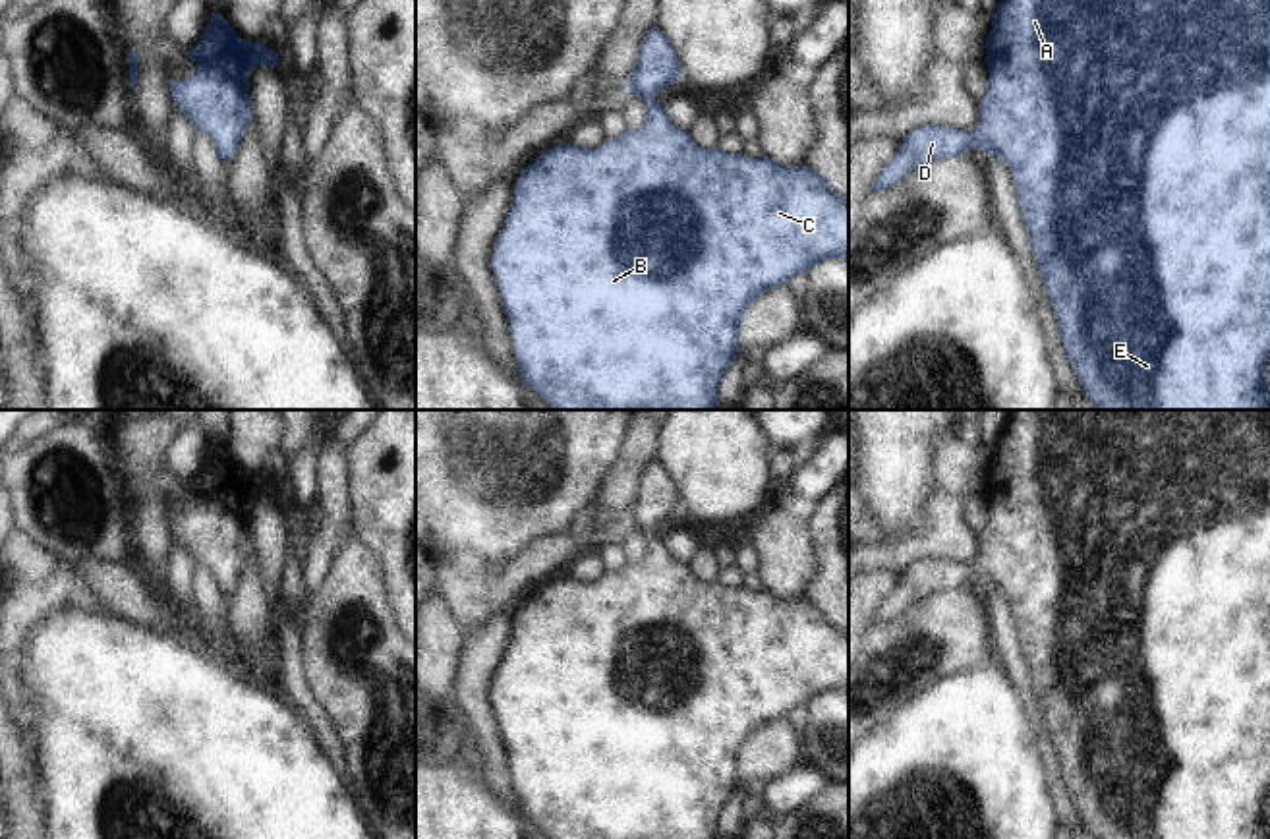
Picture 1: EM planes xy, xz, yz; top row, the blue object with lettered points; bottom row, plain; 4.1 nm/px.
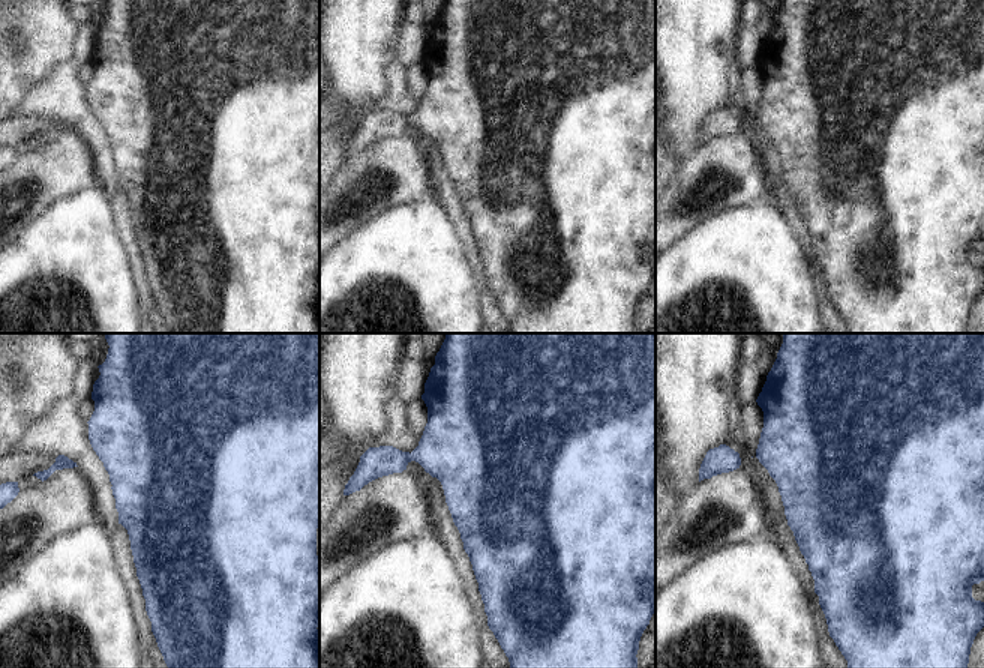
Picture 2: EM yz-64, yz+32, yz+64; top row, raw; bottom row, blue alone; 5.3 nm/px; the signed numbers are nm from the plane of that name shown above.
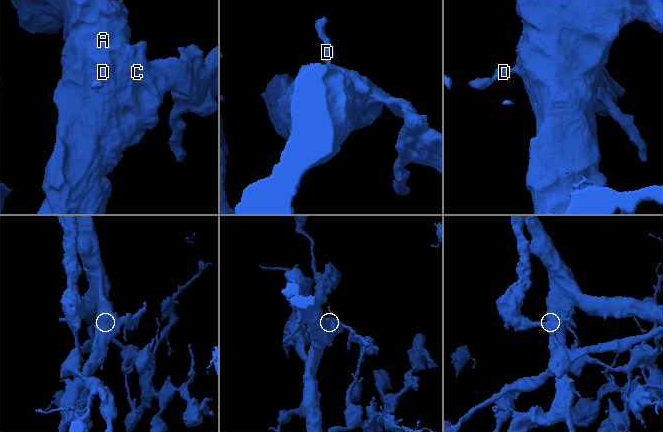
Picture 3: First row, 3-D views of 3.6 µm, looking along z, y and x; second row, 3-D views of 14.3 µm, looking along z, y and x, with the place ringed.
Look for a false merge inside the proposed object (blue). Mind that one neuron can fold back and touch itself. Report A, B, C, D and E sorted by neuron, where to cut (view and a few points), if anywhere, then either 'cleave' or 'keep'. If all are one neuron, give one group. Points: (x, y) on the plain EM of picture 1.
A B C D E; no cut; keep

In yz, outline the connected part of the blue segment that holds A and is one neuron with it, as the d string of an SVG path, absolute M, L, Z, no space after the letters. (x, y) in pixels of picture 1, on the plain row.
M1011 410L1009 421L994 445L986 487L990 514L980 532L980 559L972 564L947 559L914 561L903 568L899 586L881 603L872 624L885 624L909 605L943 590L959 590L970 580L1007 595L1034 692L1057 748L1065 787L1094 839L1270 839L1270 410Z

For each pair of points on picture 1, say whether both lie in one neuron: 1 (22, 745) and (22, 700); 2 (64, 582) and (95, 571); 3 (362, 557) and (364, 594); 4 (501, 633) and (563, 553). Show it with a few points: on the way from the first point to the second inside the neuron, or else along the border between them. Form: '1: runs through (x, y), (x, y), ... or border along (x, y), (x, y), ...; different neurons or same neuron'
1: border along (20, 722), (31, 739); different neurons
2: border along (78, 565), (87, 586); different neurons
3: runs through (362, 567), (362, 584); same neuron
4: border along (522, 602), (507, 606), (484, 627); different neurons

